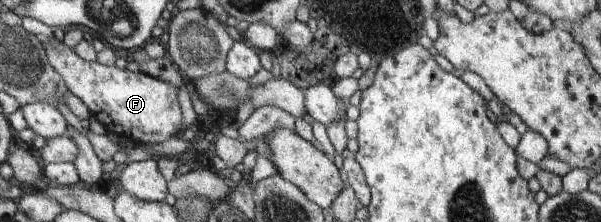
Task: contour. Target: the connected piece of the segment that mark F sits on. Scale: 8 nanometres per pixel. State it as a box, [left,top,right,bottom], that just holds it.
[43,37,181,144]

